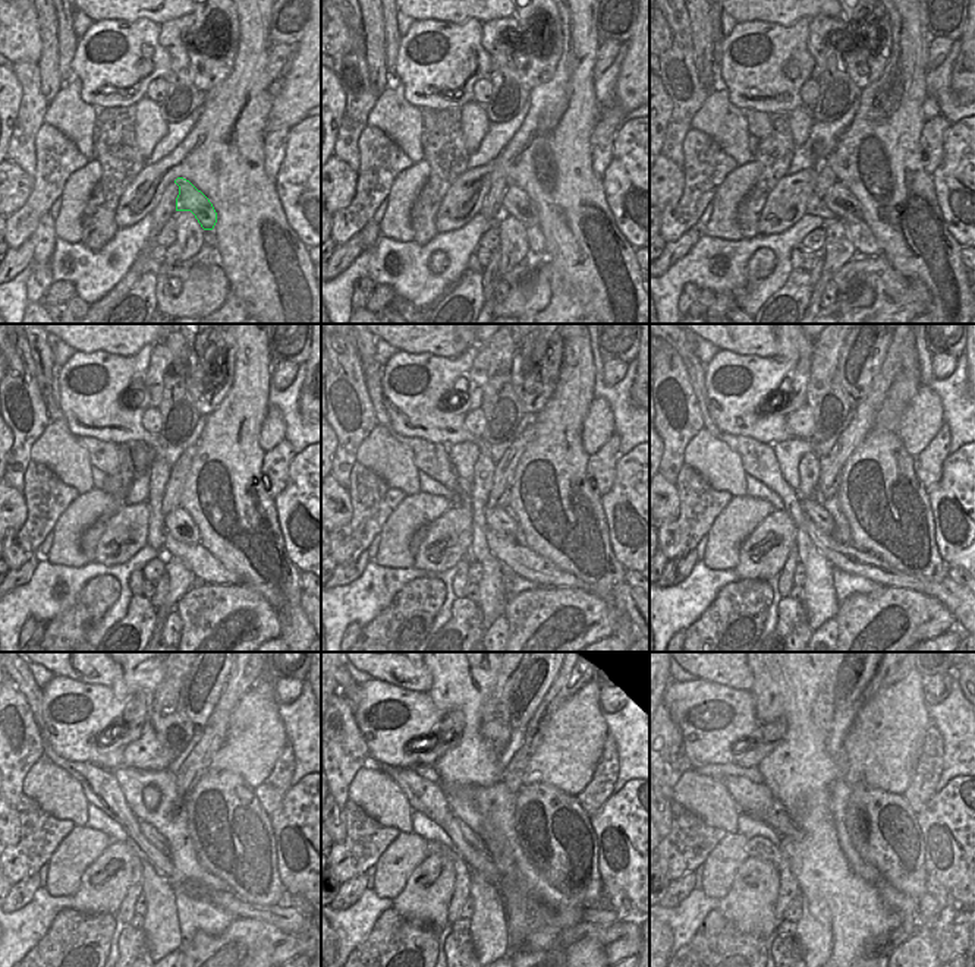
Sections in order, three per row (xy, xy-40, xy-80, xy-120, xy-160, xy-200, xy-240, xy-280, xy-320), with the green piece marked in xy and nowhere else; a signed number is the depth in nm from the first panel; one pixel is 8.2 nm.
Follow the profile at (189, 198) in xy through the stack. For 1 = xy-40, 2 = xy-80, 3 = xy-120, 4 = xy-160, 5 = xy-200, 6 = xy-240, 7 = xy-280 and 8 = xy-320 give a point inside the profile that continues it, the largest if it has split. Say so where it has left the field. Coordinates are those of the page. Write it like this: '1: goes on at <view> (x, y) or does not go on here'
1: goes on at xy-40 (516, 202)
2: goes on at xy-80 (839, 199)
3: goes on at xy-120 (179, 525)
4: goes on at xy-160 (500, 520)
5: goes on at xy-200 (814, 510)
6: goes on at xy-240 (154, 837)
7: goes on at xy-280 (472, 837)
8: goes on at xy-320 (779, 819)

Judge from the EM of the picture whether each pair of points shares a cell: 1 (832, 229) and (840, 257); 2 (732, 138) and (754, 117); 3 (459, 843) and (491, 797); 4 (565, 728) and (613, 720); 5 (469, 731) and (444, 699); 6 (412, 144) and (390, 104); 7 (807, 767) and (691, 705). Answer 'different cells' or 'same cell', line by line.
1: same cell
2: different cells
3: different cells
4: different cells
5: same cell
6: same cell
7: different cells

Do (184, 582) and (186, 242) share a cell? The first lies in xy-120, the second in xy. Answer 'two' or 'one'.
one

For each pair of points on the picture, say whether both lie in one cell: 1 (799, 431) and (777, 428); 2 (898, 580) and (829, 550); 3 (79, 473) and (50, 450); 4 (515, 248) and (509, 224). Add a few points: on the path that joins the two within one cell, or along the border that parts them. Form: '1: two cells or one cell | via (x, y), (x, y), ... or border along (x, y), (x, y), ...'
1: two cells | border along (785, 416), (785, 422), (795, 437)
2: one cell | via (880, 572), (867, 564), (855, 564), (846, 558)
3: one cell | via (72, 466), (57, 451)
4: one cell | via (512, 242), (510, 230)

